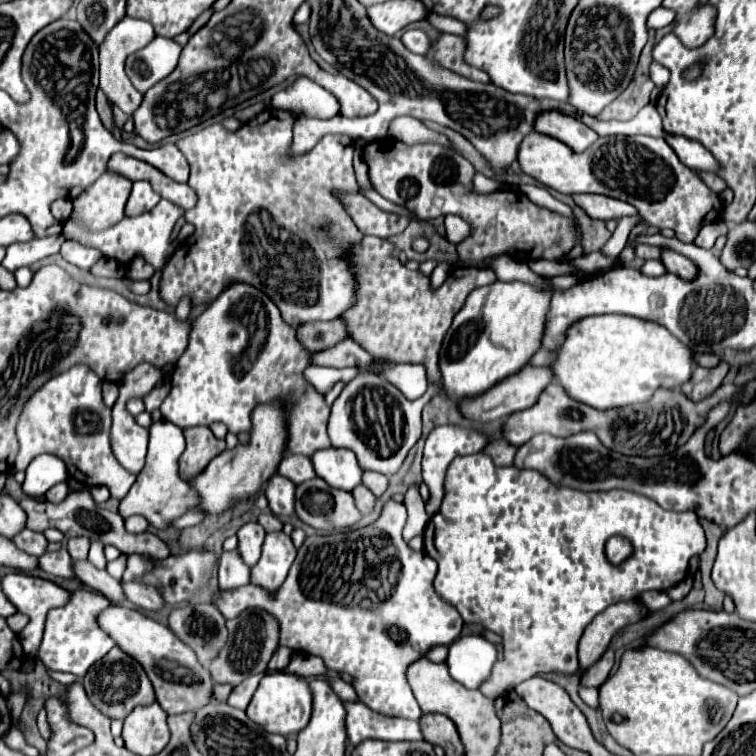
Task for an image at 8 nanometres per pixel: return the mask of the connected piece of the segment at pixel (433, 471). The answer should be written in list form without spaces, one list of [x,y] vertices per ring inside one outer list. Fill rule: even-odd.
[[[437,427],[429,433],[423,451],[423,481],[431,491],[431,499],[427,501],[427,515],[433,517],[439,511],[443,499],[443,479],[449,463],[459,455],[479,453],[487,445],[485,435],[473,429],[461,427]]]

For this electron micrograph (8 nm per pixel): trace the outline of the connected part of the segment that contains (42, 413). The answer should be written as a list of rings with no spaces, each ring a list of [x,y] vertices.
[[[75,365],[63,375],[55,375],[35,391],[19,417],[17,437],[21,449],[15,459],[15,469],[19,471],[25,471],[33,457],[51,453],[65,461],[69,477],[87,487],[105,485],[113,499],[123,499],[135,483],[135,475],[123,469],[111,451],[111,409],[103,405],[101,381],[83,365]]]

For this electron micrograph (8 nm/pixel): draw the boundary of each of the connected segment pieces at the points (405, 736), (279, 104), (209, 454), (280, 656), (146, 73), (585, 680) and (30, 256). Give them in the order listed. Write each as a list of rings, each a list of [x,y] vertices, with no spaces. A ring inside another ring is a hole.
[[[345,701],[345,731],[351,745],[363,739],[381,741],[419,741],[423,739],[417,721],[401,717],[383,717],[373,713],[367,705],[359,701]]]
[[[297,77],[271,99],[275,109],[291,111],[297,117],[331,119],[339,113],[339,101],[327,89],[307,77]]]
[[[187,427],[183,429],[187,447],[179,457],[179,477],[189,481],[199,475],[209,461],[225,449],[225,439],[217,439],[209,427]]]
[[[279,647],[279,649],[275,651],[275,655],[271,657],[267,669],[269,669],[269,671],[285,671],[285,667],[289,665],[289,661],[291,661],[291,649]]]
[[[156,36],[147,47],[127,57],[127,77],[139,93],[145,93],[177,67],[179,53],[181,45],[173,39]]]
[[[605,651],[603,657],[583,673],[581,685],[583,687],[599,687],[599,685],[603,685],[605,679],[609,677],[611,669],[613,669],[613,659],[615,659],[613,651]]]
[[[63,235],[33,239],[27,243],[13,243],[7,247],[7,255],[5,255],[1,265],[9,271],[17,271],[19,267],[27,267],[27,265],[31,265],[47,255],[59,253],[61,243],[63,243]]]

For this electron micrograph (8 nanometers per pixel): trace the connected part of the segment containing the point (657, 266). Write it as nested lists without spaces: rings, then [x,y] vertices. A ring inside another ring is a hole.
[[[647,259],[647,261],[643,263],[643,267],[641,267],[641,273],[651,275],[651,277],[659,277],[659,275],[663,275],[663,273],[667,273],[667,271],[665,271],[665,267],[663,267],[663,263],[661,263],[661,261]]]

